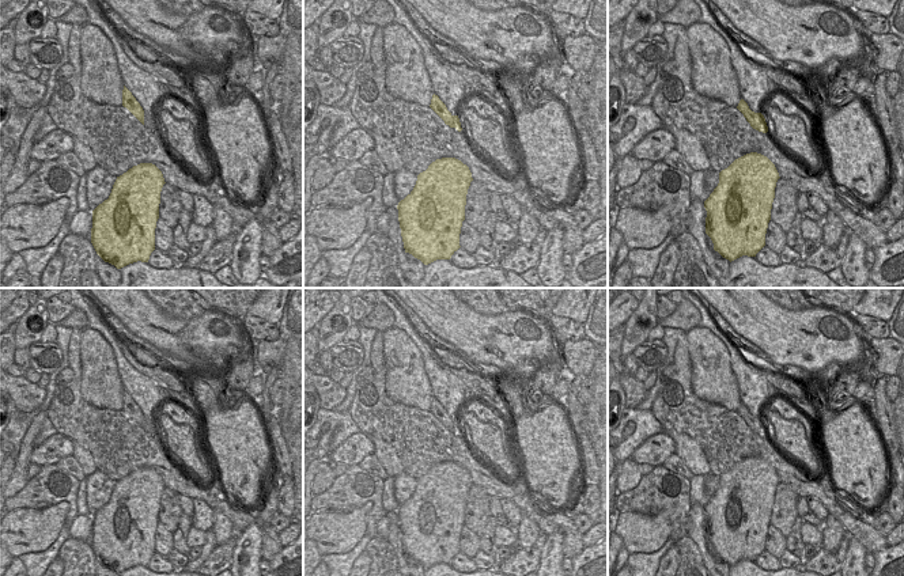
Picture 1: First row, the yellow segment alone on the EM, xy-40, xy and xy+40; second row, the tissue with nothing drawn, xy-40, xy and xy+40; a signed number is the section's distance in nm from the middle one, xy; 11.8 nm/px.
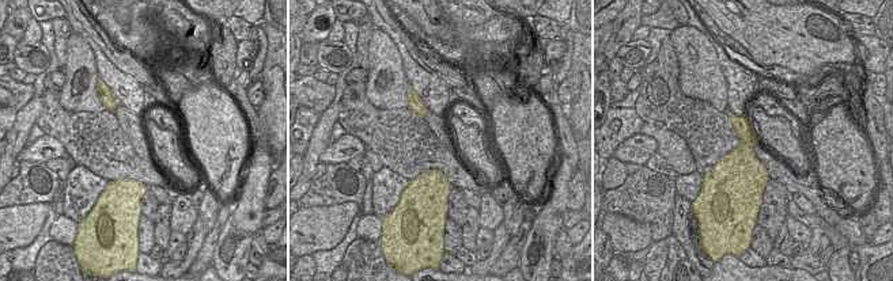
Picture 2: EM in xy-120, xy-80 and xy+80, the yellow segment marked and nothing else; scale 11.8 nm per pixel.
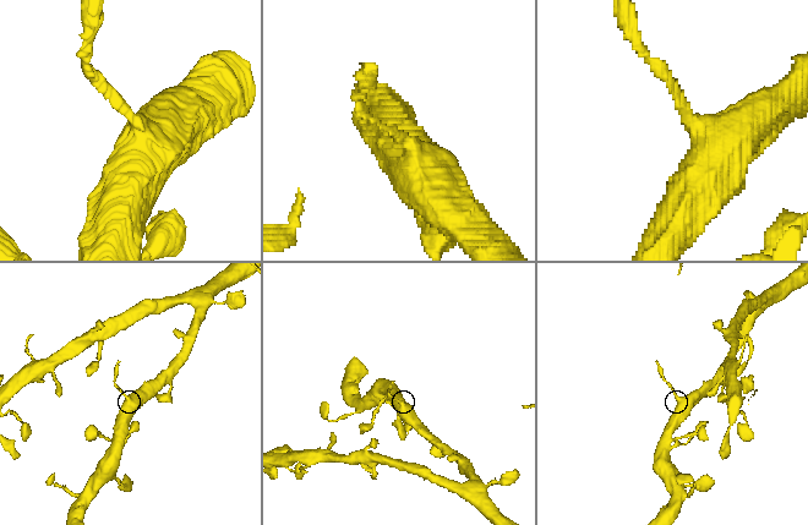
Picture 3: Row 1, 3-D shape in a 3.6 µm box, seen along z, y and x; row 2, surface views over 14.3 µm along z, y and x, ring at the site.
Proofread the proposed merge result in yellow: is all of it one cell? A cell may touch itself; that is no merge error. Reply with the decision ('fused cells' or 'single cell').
fused cells

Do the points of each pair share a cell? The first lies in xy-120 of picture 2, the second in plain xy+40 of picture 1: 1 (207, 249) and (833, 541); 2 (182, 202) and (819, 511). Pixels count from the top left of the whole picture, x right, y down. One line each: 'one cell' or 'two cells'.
1: two cells
2: one cell

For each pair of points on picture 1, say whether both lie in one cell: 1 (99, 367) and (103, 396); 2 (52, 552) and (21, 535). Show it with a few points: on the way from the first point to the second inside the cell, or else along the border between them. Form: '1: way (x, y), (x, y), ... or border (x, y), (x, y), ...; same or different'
1: way (99, 374), (102, 389); same
2: border (65, 523), (59, 535), (44, 550), (18, 556); different

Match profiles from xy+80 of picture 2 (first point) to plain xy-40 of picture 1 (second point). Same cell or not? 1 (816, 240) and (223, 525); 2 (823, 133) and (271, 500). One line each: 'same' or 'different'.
1: same
2: different

